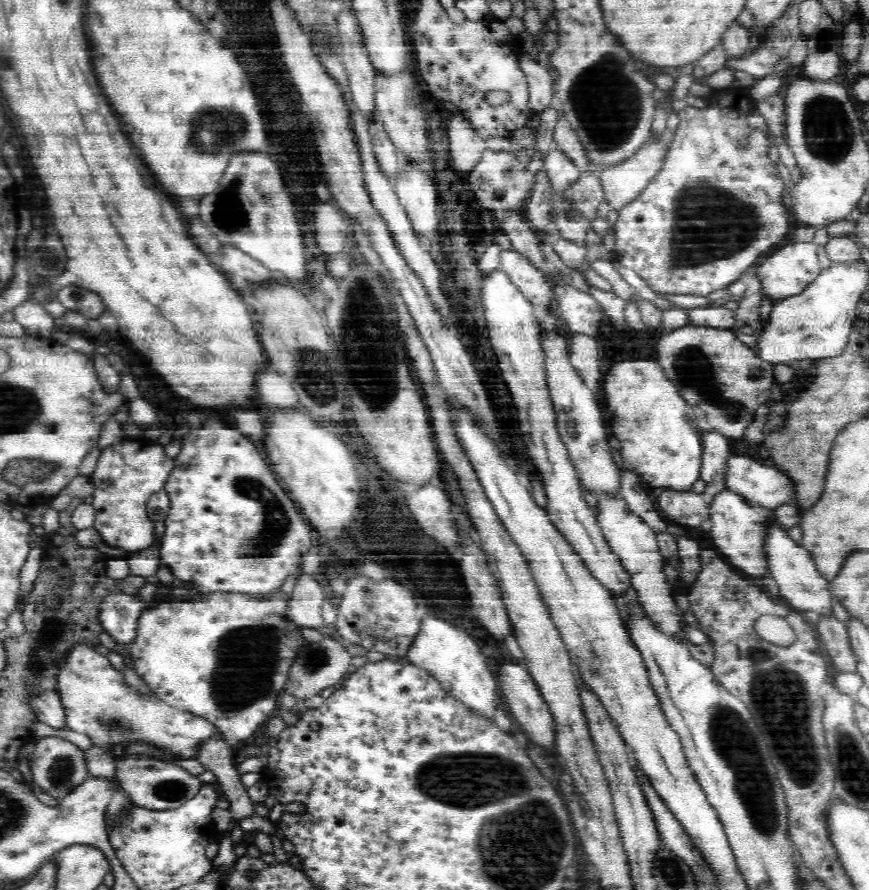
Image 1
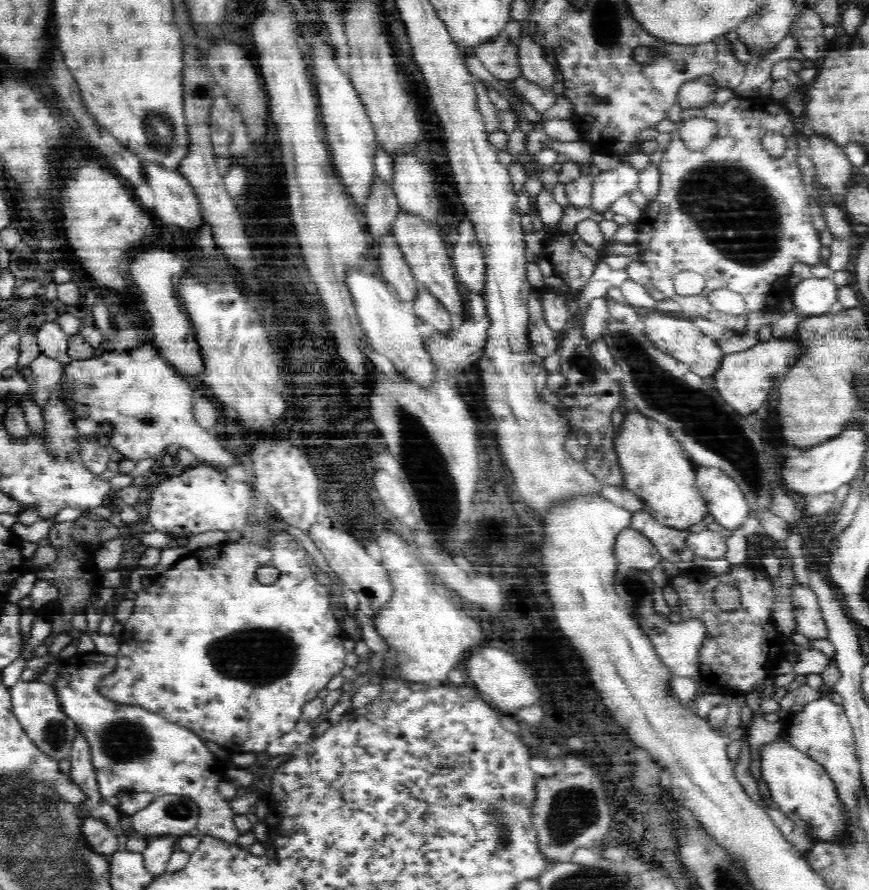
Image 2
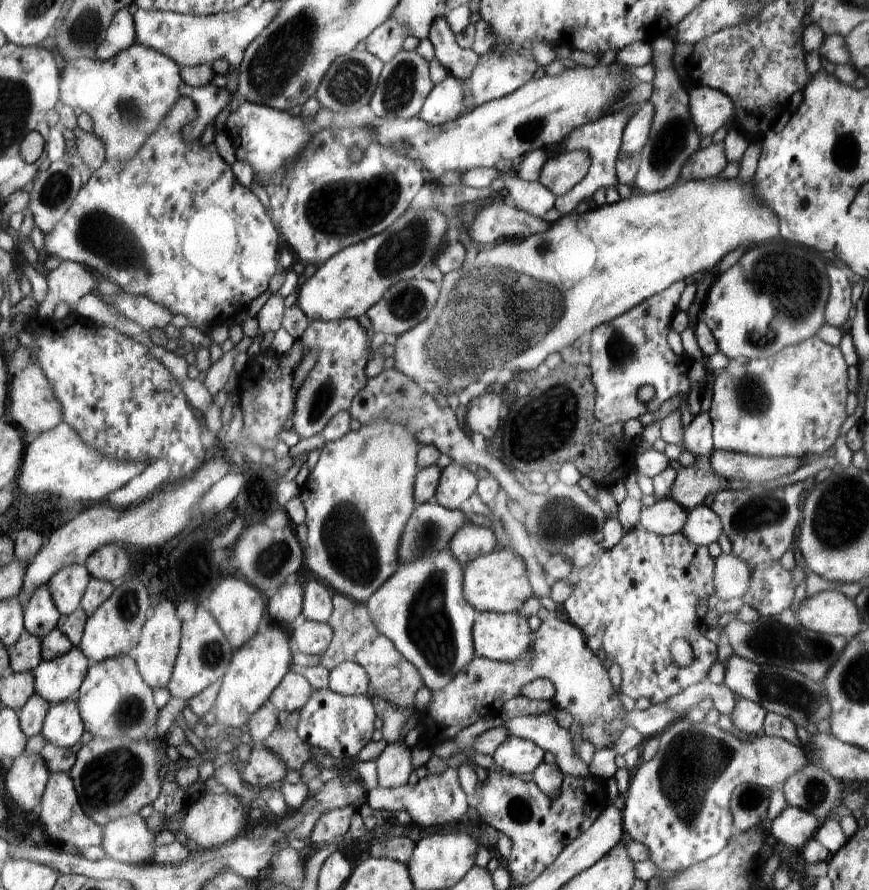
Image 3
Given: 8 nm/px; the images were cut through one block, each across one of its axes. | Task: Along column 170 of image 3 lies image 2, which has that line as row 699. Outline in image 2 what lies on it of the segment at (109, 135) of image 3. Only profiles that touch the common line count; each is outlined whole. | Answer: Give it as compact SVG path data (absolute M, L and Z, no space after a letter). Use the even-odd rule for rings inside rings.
M97 651L90 653L76 653L69 658L59 659L60 670L56 672L56 680L50 684L56 693L58 705L62 712L72 719L77 732L82 739L87 740L90 760L96 773L100 792L121 815L130 815L140 808L144 808L150 800L164 794L184 795L192 799L199 808L199 833L202 836L213 836L228 842L237 840L239 834L234 826L235 813L228 805L227 800L218 791L218 784L226 778L226 766L210 752L207 742L198 736L192 729L182 724L168 722L155 712L144 710L130 704L116 702L100 692L100 678L114 668L116 655L100 654Z

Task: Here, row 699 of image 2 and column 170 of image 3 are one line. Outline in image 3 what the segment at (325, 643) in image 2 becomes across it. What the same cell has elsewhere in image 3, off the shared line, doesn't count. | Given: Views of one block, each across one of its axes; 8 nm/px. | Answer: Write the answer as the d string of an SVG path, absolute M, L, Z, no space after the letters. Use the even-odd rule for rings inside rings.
M184 96L172 108L172 112L168 114L164 126L154 136L150 136L150 140L146 142L145 147L142 148L142 152L132 162L122 164L118 160L107 160L106 164L100 169L100 172L96 172L93 177L87 179L76 202L74 202L74 206L70 208L70 212L66 214L64 220L48 236L45 236L45 247L42 255L55 255L64 261L80 262L93 272L96 272L99 277L107 278L121 285L124 291L133 295L147 296L154 300L154 302L170 308L172 314L186 316L192 322L191 324L198 328L210 326L210 328L215 329L218 326L230 326L234 324L234 320L238 320L238 314L240 312L244 312L244 310L248 312L248 306L252 304L253 300L256 300L267 289L272 289L270 286L270 278L278 270L278 234L276 234L276 228L270 222L270 216L268 216L266 208L258 202L258 198L248 188L244 188L236 180L232 164L227 164L226 160L222 158L218 146L214 142L204 146L202 140L188 142L184 138L184 134L182 134L184 132L184 126L188 122L196 120L196 118L198 118L198 106L196 106L196 102L194 102L194 99Z

